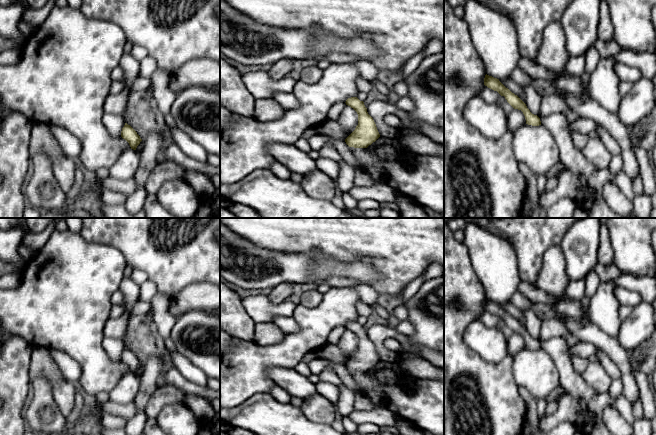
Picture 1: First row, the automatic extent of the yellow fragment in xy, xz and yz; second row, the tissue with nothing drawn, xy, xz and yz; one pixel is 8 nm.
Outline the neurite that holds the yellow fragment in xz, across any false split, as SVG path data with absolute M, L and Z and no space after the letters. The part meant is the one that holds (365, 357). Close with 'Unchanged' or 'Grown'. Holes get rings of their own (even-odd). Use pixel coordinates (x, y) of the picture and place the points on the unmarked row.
M351 321L345 327L358 338L358 349L345 363L345 366L349 371L367 372L380 361L376 348L368 338L363 325L360 325L357 321Z. Unchanged

